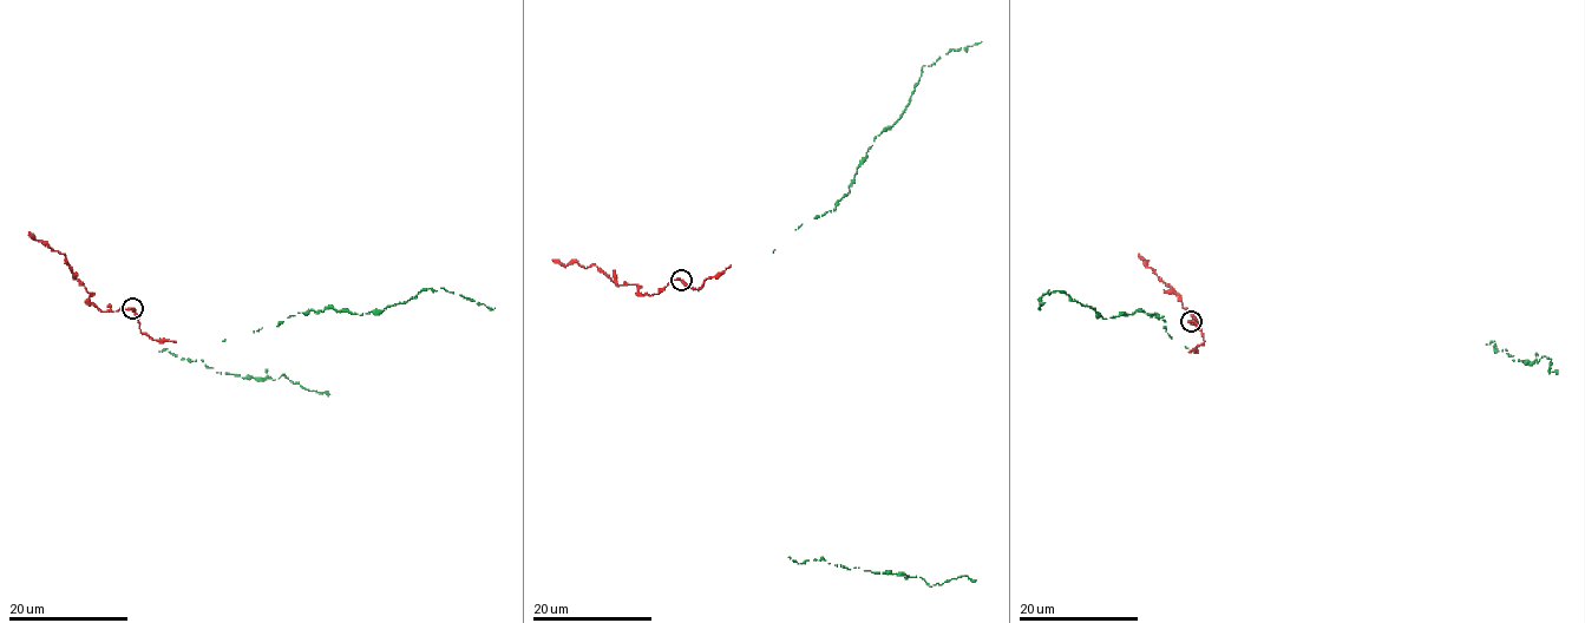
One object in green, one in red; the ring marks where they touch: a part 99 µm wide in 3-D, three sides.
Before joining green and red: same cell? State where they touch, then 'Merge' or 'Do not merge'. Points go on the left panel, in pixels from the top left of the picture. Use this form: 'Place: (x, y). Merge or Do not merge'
Place: (132, 308). Merge

